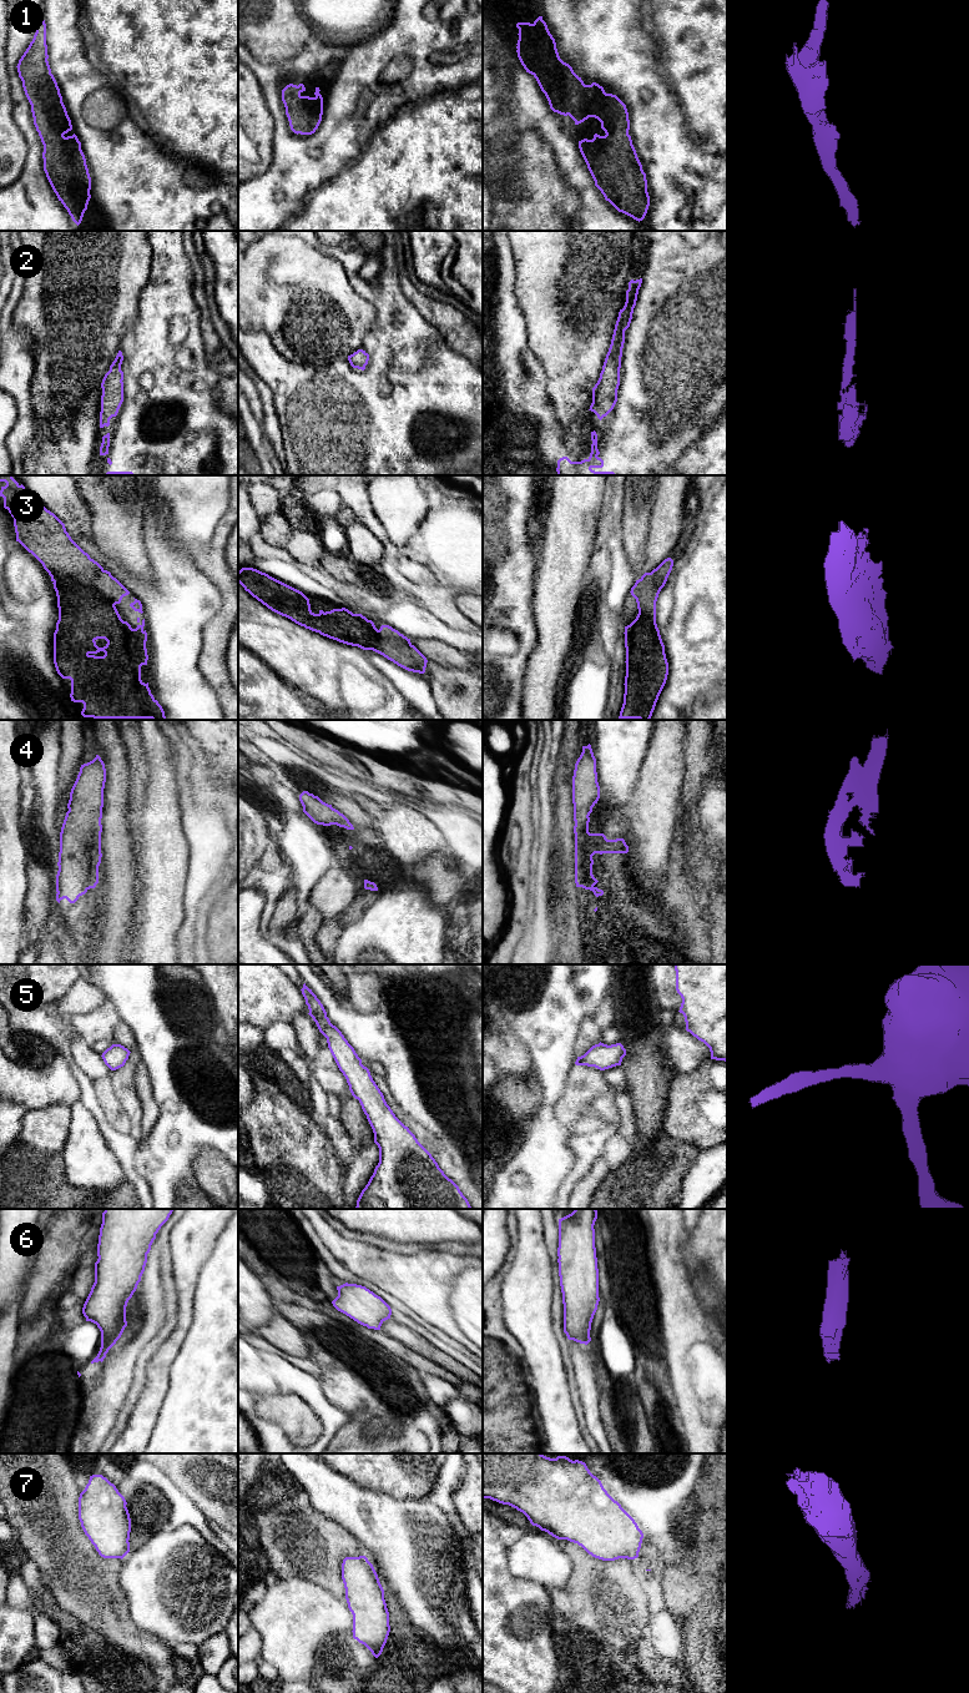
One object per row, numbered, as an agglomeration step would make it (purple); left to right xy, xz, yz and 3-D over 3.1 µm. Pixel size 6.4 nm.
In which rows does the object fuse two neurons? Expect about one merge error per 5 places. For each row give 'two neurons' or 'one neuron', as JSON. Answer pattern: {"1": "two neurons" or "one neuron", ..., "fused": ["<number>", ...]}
{"1": "one neuron", "2": "one neuron", "3": "one neuron", "4": "one neuron", "5": "one neuron", "6": "one neuron", "7": "one neuron", "fused": []}

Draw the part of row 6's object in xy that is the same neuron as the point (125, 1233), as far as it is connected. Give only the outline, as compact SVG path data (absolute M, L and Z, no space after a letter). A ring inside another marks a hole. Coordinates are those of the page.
M105 1209L97 1244L95 1283L84 1304L86 1321L97 1325L101 1331L101 1347L91 1361L104 1361L108 1350L121 1337L126 1321L126 1306L137 1289L147 1263L147 1254L161 1226L168 1220L173 1209Z

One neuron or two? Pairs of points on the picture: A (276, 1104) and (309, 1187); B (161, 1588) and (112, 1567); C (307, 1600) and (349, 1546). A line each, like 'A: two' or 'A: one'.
A: one
B: two
C: two

